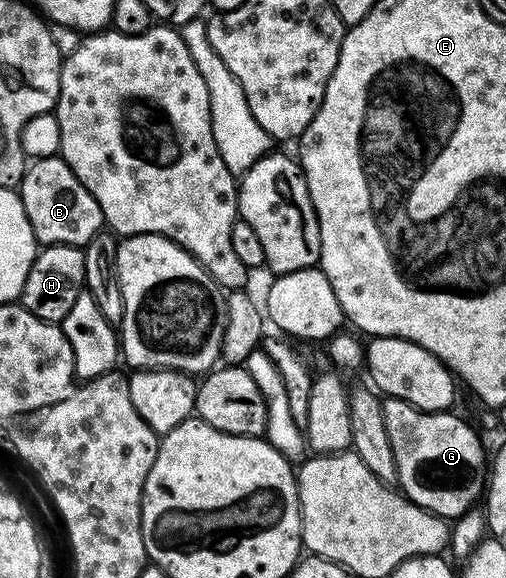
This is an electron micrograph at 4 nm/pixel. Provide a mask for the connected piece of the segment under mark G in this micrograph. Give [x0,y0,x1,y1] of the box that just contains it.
[383,398,487,520]

